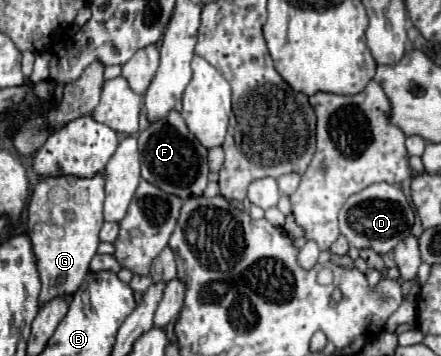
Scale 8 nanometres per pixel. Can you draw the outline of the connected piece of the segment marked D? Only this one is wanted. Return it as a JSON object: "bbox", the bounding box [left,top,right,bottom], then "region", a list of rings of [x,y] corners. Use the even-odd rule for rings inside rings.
{"bbox":[340,183,414,255],"region":[[[374,183],[360,193],[352,195],[344,207],[340,209],[340,233],[348,239],[350,247],[356,249],[374,249],[376,253],[384,255],[392,251],[404,235],[410,235],[410,229],[414,225],[414,211],[404,197],[402,189],[398,185],[390,183]]]}

